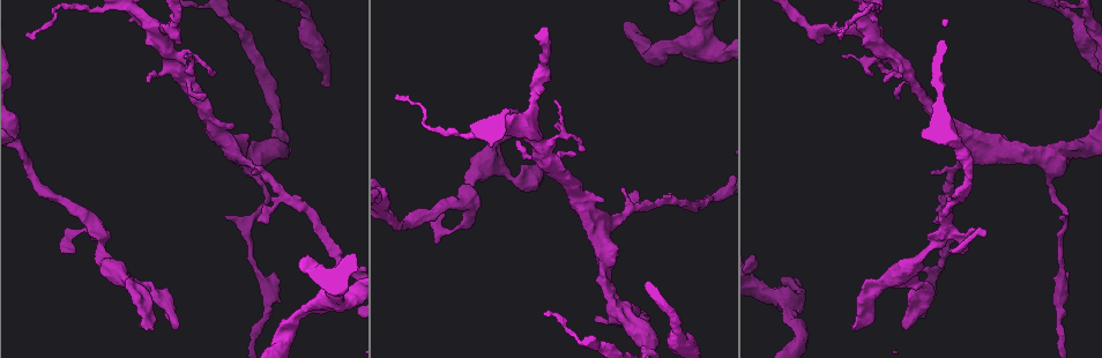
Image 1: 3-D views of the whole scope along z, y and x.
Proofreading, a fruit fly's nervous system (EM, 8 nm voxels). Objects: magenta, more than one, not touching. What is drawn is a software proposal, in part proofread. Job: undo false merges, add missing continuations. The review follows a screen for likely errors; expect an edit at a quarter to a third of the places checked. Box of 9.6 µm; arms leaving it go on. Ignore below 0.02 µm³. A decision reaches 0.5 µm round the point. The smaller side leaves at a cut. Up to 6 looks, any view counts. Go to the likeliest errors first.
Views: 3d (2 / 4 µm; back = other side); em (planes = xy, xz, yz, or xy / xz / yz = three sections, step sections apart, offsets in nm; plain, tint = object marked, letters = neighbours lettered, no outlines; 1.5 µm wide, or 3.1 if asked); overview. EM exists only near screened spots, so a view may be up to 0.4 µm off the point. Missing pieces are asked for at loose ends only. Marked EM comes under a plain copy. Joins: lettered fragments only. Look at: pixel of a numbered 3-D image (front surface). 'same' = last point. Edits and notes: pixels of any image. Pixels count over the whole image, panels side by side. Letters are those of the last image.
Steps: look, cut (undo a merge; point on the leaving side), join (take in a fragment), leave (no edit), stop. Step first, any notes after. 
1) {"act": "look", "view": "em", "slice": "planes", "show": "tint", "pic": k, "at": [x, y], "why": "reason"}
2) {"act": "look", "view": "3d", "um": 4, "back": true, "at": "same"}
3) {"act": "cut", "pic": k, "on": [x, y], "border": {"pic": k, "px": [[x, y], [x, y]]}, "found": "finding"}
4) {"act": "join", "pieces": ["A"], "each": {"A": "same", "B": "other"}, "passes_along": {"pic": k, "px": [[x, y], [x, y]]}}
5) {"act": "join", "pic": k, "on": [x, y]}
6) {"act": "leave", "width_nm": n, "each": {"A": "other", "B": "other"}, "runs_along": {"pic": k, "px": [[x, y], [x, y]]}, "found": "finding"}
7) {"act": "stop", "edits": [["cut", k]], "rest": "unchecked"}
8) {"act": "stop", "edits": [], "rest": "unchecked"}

{"act": "look", "view": "3d", "um": 4, "back": true, "pic": 1, "at": [153, 321]}

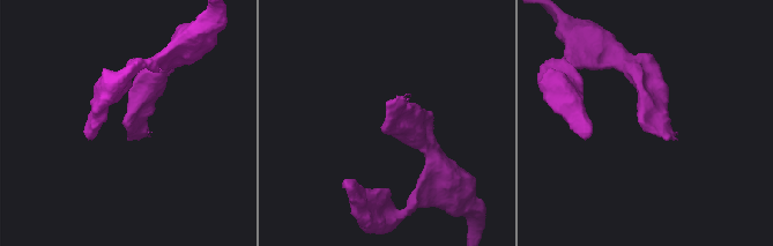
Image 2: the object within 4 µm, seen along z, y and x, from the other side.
{"act": "look", "view": "em", "slice": "planes", "show": "tint", "pic": 2, "at": [385, 130], "why": "need the tissue"}

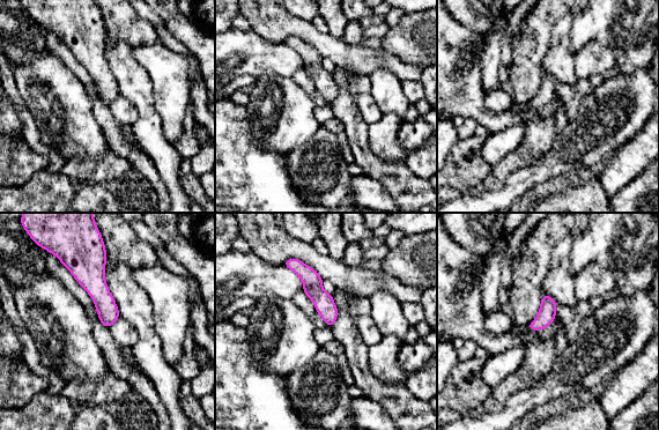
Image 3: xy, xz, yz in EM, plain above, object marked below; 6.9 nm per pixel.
{"act": "look", "view": "em", "slice": "planes", "show": "letters", "at": "same"}

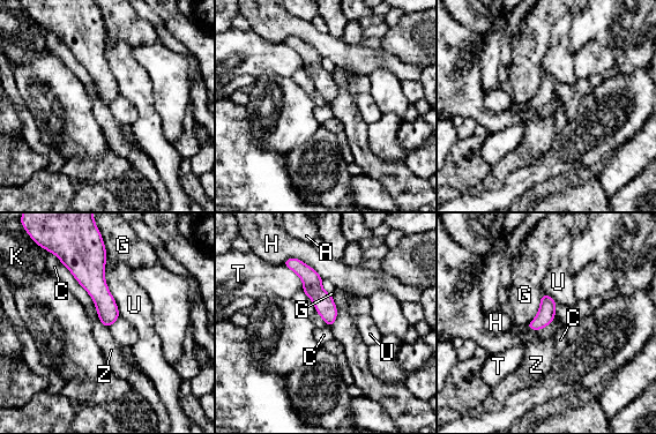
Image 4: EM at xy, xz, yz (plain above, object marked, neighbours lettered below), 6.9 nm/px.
{"act": "leave", "each": {"A": "other", "C": "other", "G": "other", "H": "other", "K": "other", "T": "other", "U": "other", "Z": "other"}, "runs_along": {"pic": 4, "px": [[299, 266], [323, 301], [329, 322]]}, "found": "none of them fits"}

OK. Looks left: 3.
{"act": "look", "view": "em", "slice": "xz", "step": 4, "show": "tint", "pic": 1, "at": [465, 205], "why": "abrupt turn"}

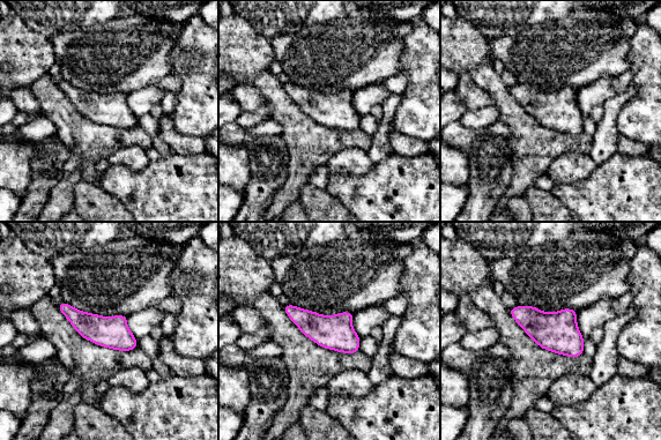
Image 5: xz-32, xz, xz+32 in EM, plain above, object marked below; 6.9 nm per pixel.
{"act": "look", "view": "em", "slice": "xz", "step": 4, "show": "letters", "at": "same"}

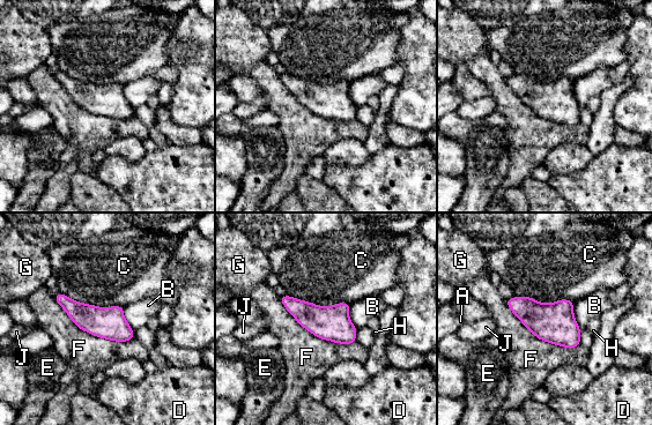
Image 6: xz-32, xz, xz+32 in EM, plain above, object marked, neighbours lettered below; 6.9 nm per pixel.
{"act": "leave", "each": {"A": "other", "B": "other", "C": "other", "D": "other", "E": "other", "F": "other", "G": "other", "H": "other", "J": "other"}, "runs_along": {"pic": 6, "px": [[58, 297], [81, 314], [131, 335]]}, "found": "one neuron here"}

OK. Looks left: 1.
{"act": "stop", "edits": [], "rest": "unchecked"}

